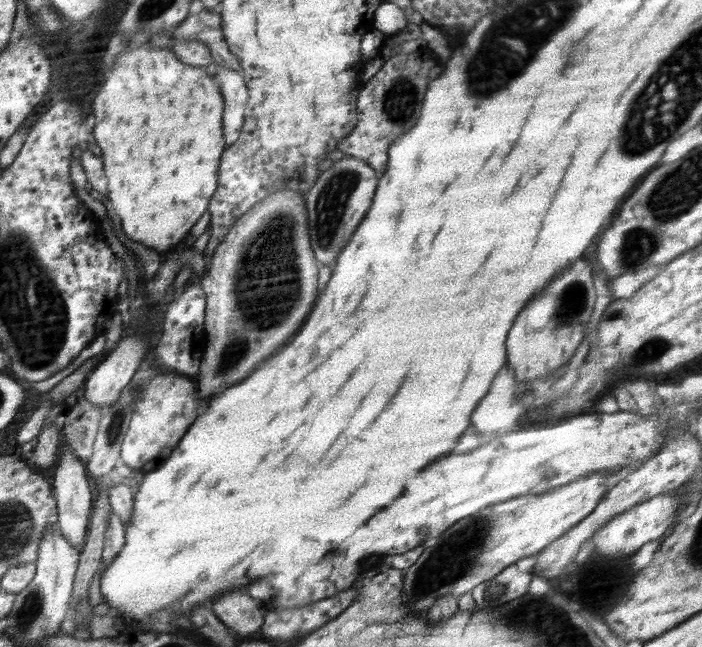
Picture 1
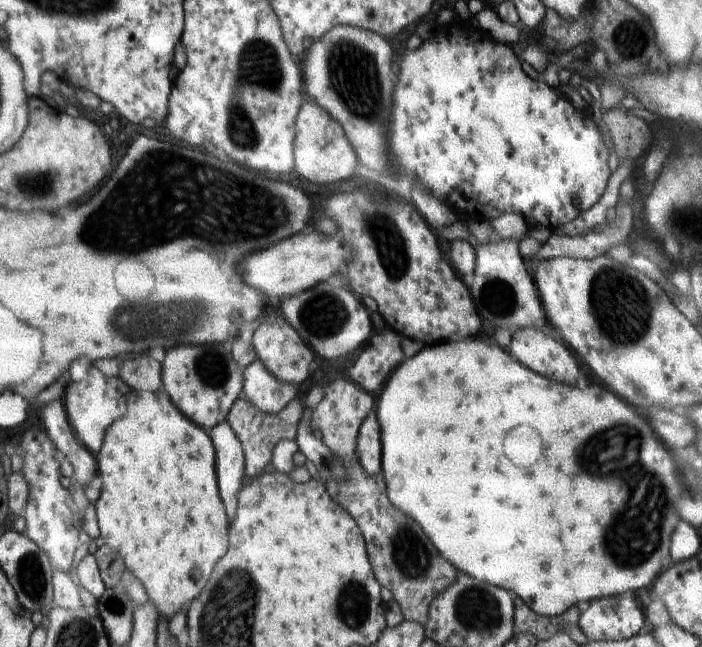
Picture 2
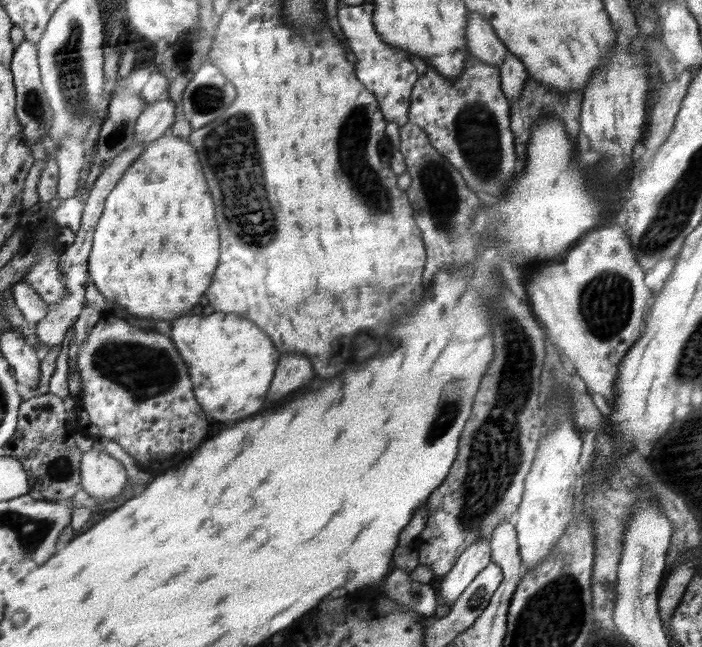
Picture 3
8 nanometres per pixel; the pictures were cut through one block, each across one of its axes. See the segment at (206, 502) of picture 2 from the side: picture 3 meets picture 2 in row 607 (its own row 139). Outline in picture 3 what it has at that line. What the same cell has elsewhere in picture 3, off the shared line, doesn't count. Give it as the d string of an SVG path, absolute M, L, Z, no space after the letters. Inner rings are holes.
M169 131L164 136L152 141L143 150L143 153L136 159L136 162L127 170L127 173L119 180L119 184L112 189L108 195L107 202L104 205L103 216L100 217L99 224L95 230L94 244L92 245L91 256L88 259L88 273L94 281L94 285L108 302L124 306L124 310L138 318L162 318L162 320L174 320L182 314L188 314L194 304L198 304L200 296L208 288L212 274L218 266L218 228L216 228L216 218L214 218L214 202L208 192L206 180L202 166L198 162L196 148L190 144L190 141L184 140L178 136L172 135Z

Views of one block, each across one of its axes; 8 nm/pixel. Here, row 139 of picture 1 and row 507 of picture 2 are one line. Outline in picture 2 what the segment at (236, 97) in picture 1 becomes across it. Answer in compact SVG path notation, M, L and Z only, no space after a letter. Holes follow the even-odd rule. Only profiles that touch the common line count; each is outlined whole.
M224 421L209 431L216 446L216 478L220 496L226 508L226 516L236 516L236 500L239 498L244 478L245 452L242 442L231 425Z

